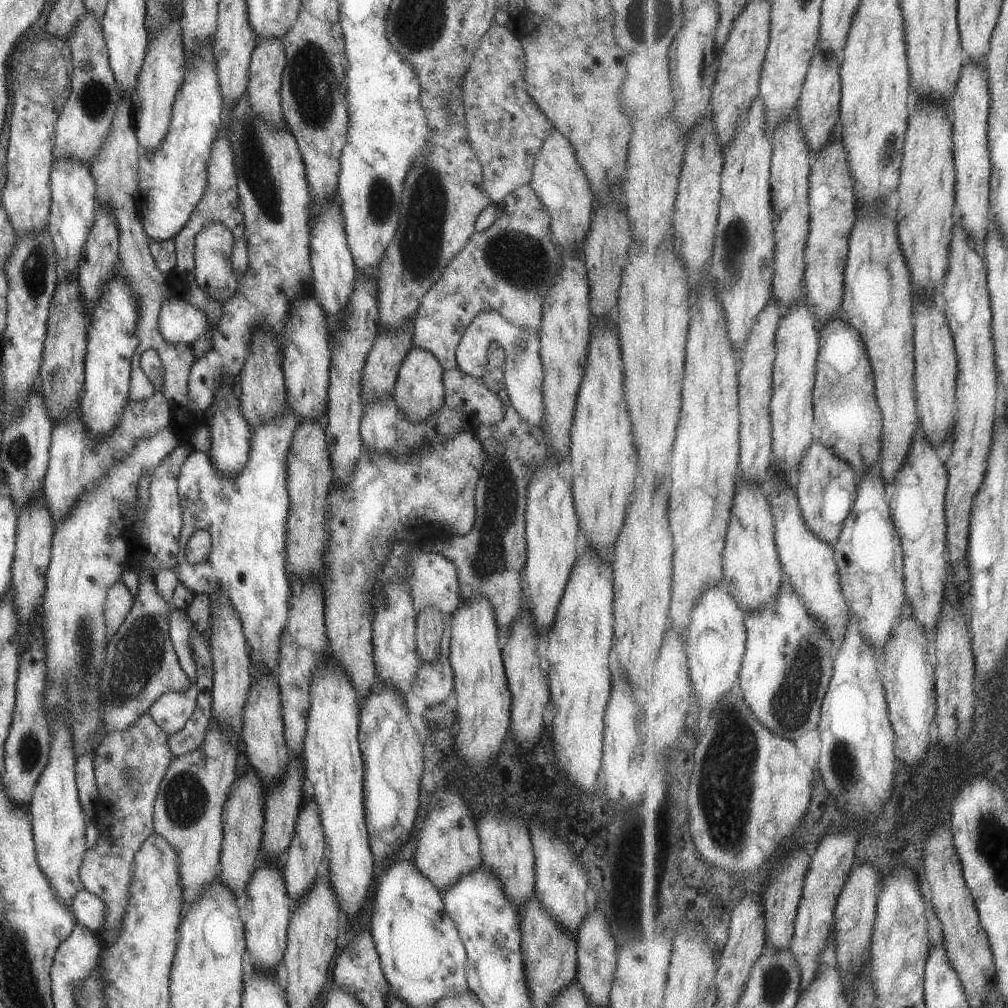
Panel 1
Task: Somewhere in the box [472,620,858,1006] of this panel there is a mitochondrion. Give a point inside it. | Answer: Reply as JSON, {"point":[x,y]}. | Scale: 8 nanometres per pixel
{"point":[730,764]}

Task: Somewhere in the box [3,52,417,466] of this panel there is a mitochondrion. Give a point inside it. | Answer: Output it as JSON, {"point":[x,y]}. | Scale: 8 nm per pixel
{"point":[253,165]}

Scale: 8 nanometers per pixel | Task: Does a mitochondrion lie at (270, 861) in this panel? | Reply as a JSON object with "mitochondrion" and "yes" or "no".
{"mitochondrion":"no"}

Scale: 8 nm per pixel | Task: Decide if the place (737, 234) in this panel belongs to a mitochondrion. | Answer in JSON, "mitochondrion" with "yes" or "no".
{"mitochondrion":"yes"}

